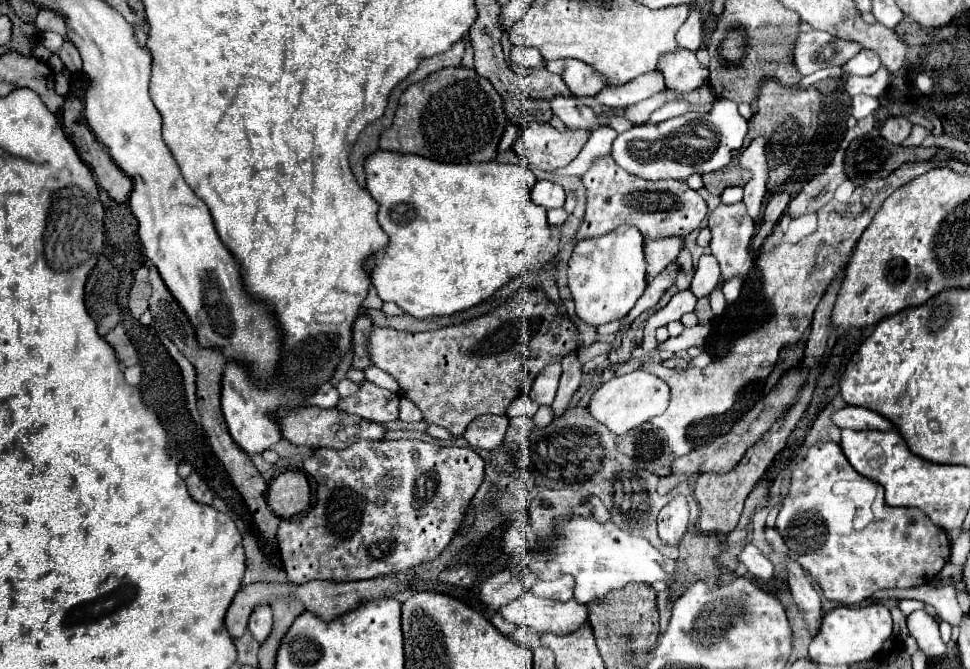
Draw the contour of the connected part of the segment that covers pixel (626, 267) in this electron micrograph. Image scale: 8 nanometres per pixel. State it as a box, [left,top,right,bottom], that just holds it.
[568,225,646,327]

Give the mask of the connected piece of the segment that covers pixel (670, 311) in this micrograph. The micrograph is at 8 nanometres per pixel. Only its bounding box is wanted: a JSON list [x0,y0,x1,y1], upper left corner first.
[642,291,696,351]

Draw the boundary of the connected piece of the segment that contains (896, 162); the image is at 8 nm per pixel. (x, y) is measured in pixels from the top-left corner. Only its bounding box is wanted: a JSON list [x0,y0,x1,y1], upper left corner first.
[844,133,938,187]

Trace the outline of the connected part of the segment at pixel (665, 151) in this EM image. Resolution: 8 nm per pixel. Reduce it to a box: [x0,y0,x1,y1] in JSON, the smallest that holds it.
[612,99,748,181]

